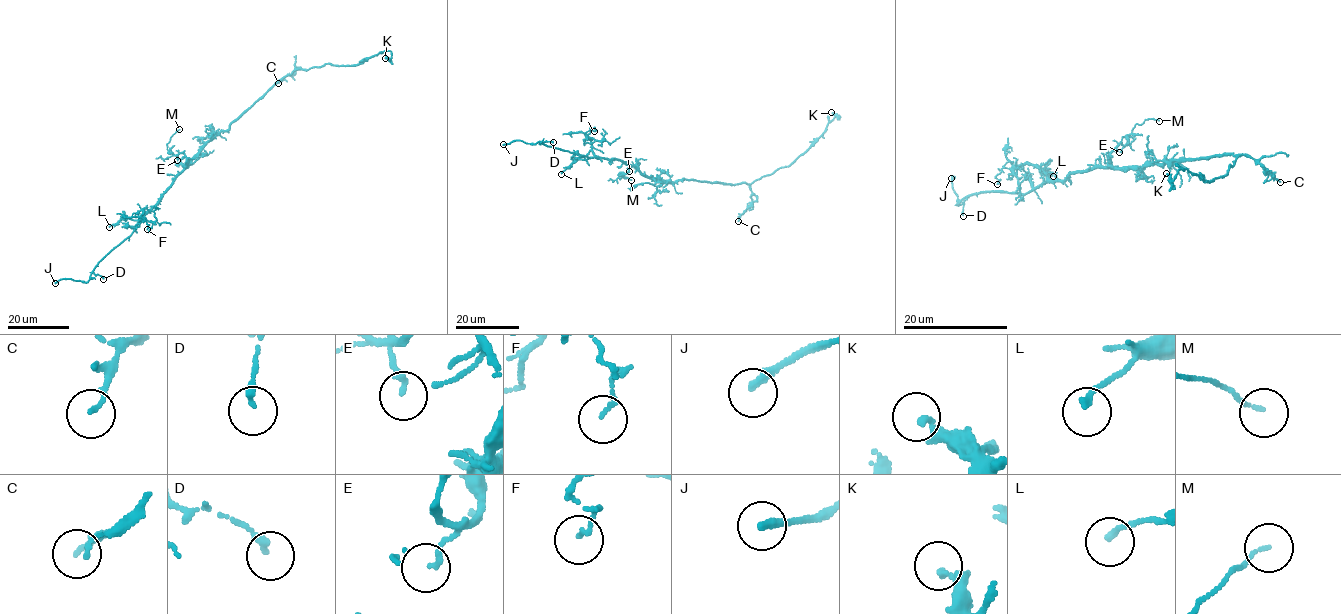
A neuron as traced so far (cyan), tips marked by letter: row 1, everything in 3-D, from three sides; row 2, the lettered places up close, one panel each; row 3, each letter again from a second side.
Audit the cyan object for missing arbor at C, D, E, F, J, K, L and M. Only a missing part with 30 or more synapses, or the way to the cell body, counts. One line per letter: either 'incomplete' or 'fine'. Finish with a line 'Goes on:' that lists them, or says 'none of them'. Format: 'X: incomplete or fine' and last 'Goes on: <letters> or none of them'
C: fine
D: fine
E: fine
F: fine
J: incomplete
K: fine
L: fine
M: fine
Goes on: J

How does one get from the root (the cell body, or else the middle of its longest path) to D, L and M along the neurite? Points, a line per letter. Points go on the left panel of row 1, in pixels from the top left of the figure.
D: (214, 134), (178, 172), (130, 236), (98, 262), (93, 272), (103, 279)
L: (214, 134), (142, 216), (132, 220), (123, 217), (109, 227)
M: (214, 134), (187, 166), (183, 153), (171, 154), (167, 148), (171, 136), (179, 129)

